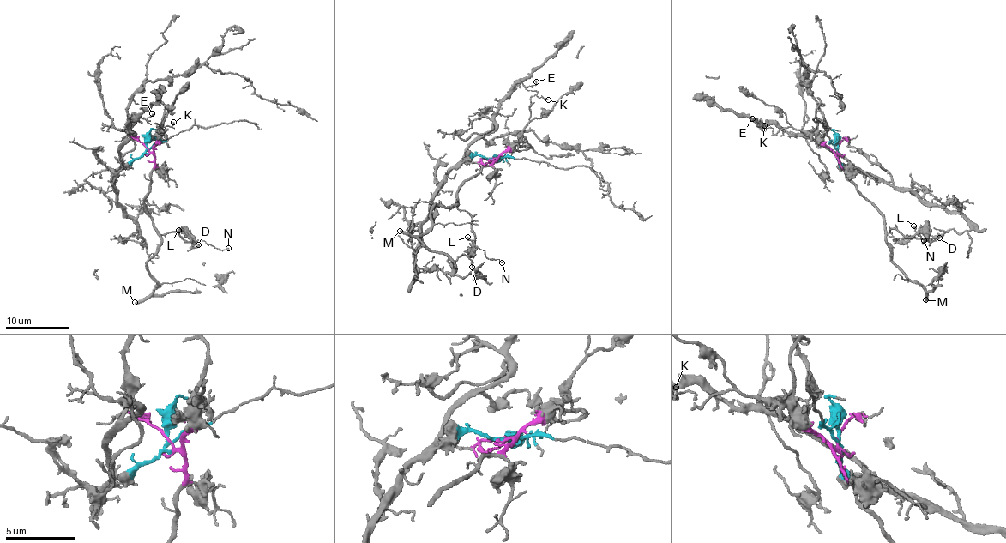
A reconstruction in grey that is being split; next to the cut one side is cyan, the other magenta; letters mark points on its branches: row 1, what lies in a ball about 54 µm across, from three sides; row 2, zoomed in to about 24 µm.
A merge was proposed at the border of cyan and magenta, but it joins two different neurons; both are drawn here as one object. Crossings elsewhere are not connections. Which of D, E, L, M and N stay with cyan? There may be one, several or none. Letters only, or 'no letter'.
E

